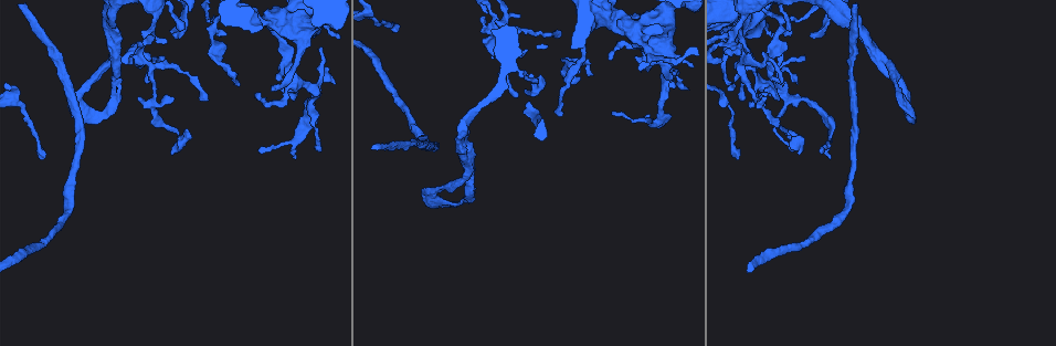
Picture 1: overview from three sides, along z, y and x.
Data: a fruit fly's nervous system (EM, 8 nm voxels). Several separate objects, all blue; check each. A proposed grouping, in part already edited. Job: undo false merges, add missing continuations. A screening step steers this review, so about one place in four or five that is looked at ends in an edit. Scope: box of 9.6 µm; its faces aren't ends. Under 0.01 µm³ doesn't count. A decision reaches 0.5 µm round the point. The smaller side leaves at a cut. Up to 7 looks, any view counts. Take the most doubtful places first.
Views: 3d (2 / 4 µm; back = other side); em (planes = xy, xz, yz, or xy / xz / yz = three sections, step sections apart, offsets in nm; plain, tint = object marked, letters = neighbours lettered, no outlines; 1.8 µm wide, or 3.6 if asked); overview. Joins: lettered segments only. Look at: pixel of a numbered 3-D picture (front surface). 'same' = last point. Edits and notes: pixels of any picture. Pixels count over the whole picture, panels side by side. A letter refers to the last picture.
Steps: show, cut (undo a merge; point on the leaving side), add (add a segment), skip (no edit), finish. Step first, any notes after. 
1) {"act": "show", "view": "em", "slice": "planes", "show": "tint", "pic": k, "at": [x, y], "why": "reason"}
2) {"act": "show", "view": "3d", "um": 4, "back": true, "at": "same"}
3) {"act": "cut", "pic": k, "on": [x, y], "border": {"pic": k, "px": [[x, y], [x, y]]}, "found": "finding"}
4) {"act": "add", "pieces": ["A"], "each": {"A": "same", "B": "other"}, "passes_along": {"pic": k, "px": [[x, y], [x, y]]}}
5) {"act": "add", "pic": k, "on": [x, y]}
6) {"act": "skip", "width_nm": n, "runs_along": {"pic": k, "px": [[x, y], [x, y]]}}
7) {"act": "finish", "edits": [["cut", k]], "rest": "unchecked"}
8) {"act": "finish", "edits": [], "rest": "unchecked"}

{"act": "show", "view": "em", "slice": "planes", "show": "tint", "pic": 1, "at": [737, 47], "why": "sharp bend"}

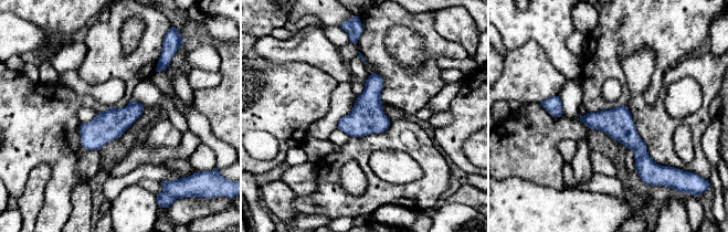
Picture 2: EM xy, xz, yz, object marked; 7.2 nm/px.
{"act": "show", "view": "em", "slice": "planes", "show": "letters", "at": "same", "why": "see the neighbours"}

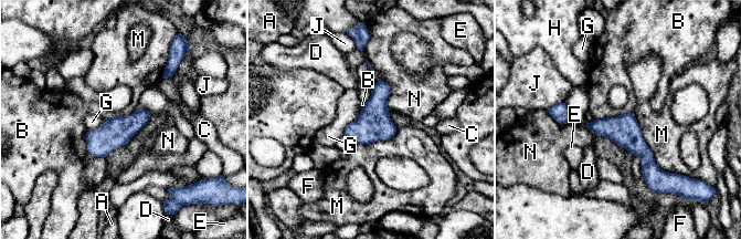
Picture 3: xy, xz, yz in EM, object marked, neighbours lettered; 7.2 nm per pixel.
{"act": "skip", "longest_contact_nm": ["M", 550], "each": {"A": "other", "B": "other", "C": "other", "D": "other", "E": "other", "F": "other", "G": "other", "H": "other", "J": "other", "M": "other", "N": "other"}, "border": {"pic": 3, "px": [[632, 111], [595, 120]]}, "found": "continuous, no second neuron"}

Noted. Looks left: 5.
{"act": "show", "view": "em", "slice": "xz", "step": 4, "show": "letters", "pic": 1, "at": [174, 36], "why": "free end"}

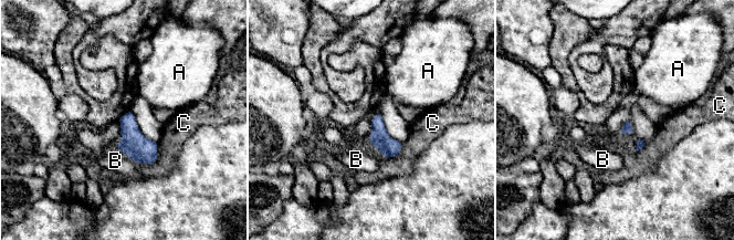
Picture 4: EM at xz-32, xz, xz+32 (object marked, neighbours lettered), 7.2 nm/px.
{"act": "show", "view": "em", "slice": "planes", "show": "letters", "at": "same", "why": "another direction"}

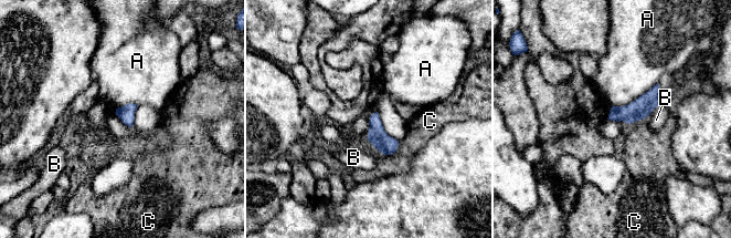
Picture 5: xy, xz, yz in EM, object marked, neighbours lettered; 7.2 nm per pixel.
{"act": "skip", "each": {"A": "other", "B": "other", "C": "other"}, "runs_along": {"pic": 5, "px": [[656, 88], [634, 112], [611, 116]]}, "found": "none of them fits"}

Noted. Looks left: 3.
{"act": "show", "view": "em", "slice": "planes", "show": "tint", "pic": 1, "at": [536, 84]}

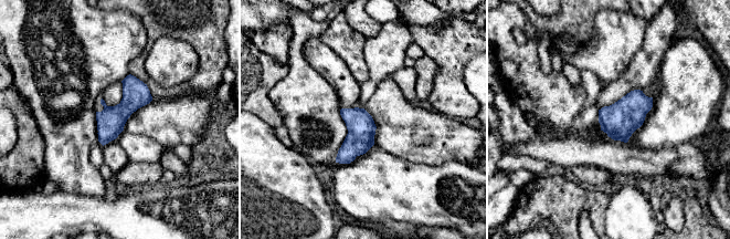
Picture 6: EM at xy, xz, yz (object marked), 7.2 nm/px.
{"act": "show", "view": "em", "slice": "planes", "show": "letters", "at": "same"}

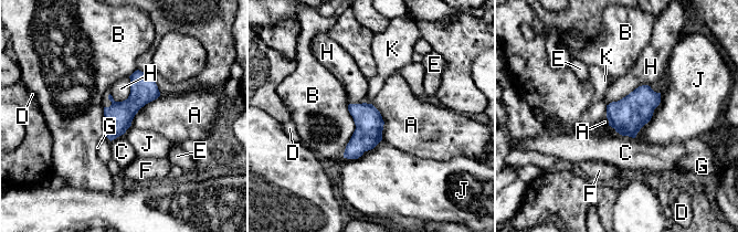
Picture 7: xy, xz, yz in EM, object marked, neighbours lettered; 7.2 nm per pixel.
{"act": "skip", "width_nm": 200, "each": {"A": "other", "B": "other", "C": "other", "D": "other", "E": "other", "F": "other", "G": "other", "H": "other", "J": "other", "K": "other"}, "border": {"pic": 7, "px": [[160, 95], [146, 103], [130, 125]]}, "found": "continuous, no second neuron"}

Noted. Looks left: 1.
{"act": "finish", "edits": [], "rest": "unchecked"}

